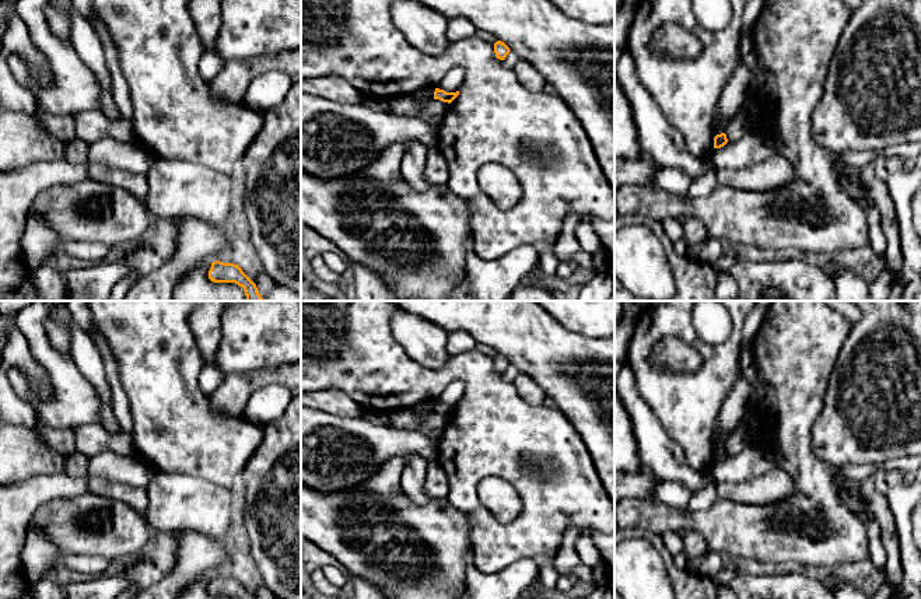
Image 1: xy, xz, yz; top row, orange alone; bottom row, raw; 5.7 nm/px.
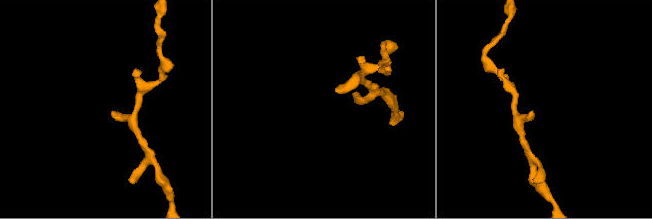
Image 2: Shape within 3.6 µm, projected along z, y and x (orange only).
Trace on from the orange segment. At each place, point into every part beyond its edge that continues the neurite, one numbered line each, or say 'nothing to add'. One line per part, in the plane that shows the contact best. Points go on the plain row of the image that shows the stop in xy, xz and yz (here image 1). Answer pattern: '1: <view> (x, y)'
nothing to add

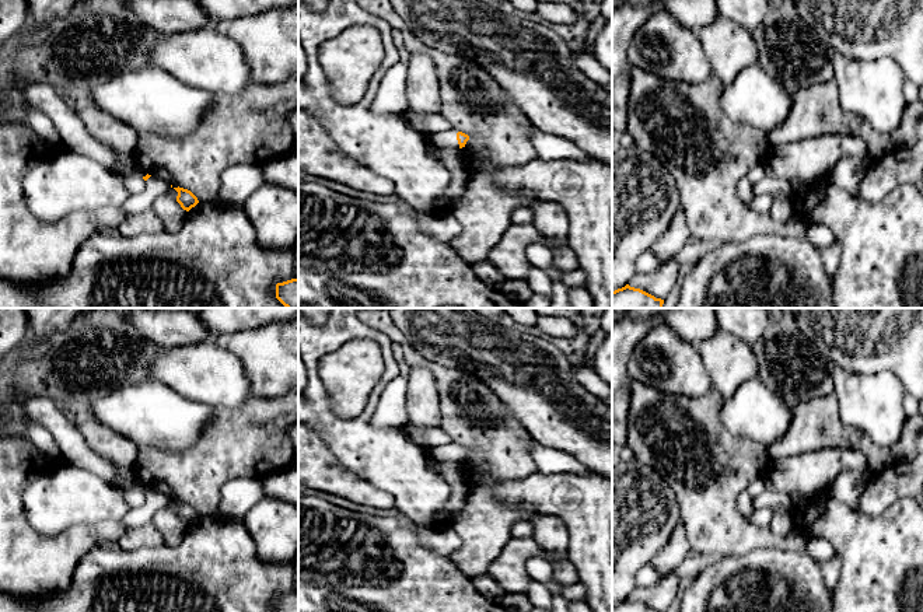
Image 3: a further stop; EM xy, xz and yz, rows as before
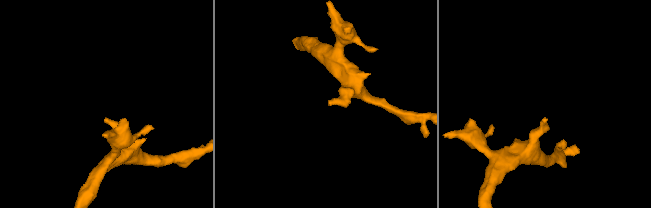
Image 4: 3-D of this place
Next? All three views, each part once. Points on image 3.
1: xz (440, 453)

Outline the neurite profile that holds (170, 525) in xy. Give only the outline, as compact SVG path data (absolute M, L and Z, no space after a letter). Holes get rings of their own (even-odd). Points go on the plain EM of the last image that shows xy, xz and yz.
M167 507L154 513L151 524L160 531L164 538L164 543L175 546L183 538L188 525L181 521L176 513Z

